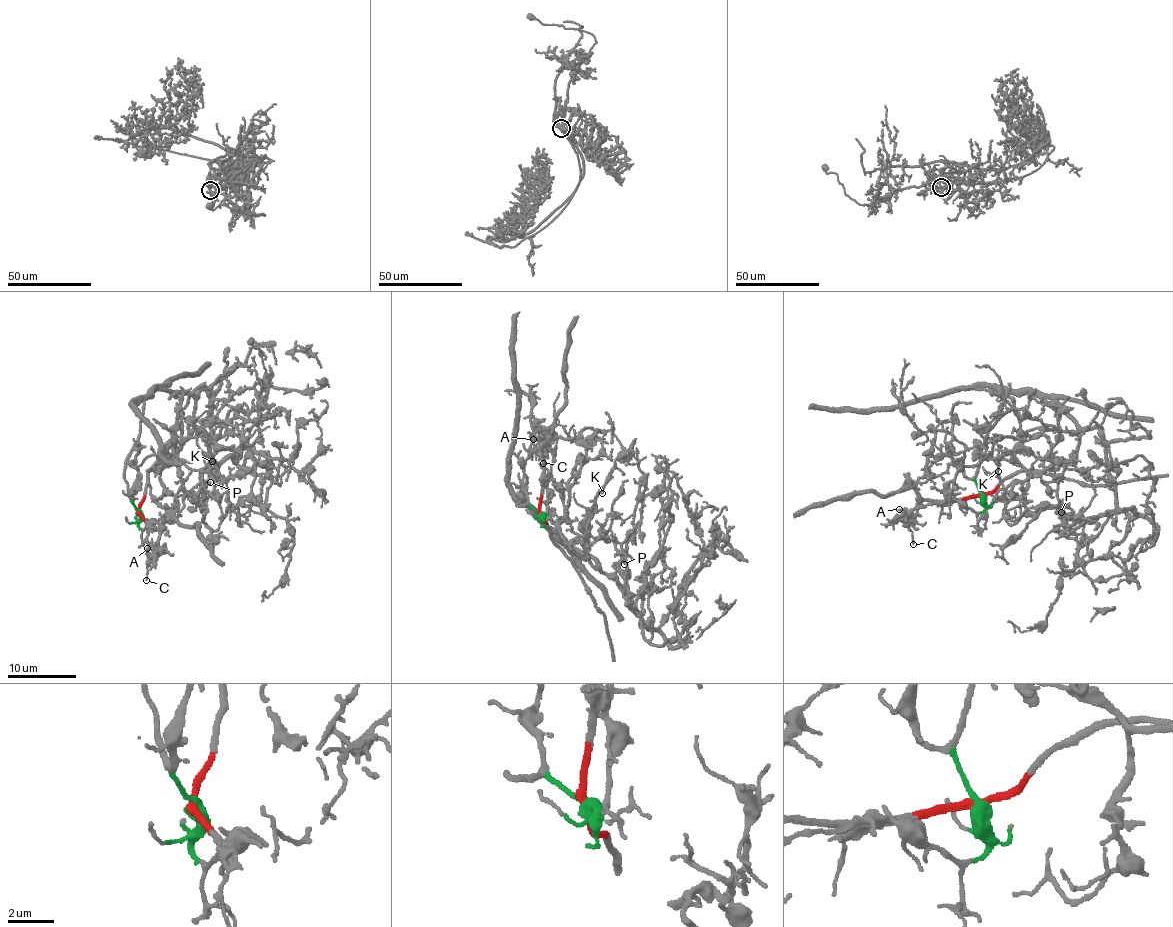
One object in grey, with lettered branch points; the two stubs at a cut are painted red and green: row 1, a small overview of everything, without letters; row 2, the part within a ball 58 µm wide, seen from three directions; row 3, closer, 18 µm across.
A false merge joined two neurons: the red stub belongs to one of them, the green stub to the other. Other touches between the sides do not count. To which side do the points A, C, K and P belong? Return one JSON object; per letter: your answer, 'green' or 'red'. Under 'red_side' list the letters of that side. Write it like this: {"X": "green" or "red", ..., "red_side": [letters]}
{"A": "red", "C": "red", "K": "green", "P": "green", "red_side": ["A", "C"]}

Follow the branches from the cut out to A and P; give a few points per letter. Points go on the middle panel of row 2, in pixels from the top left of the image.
A: (541, 515), (546, 447), (542, 444), (536, 449), (533, 438)
P: (541, 515), (516, 503), (525, 501), (587, 553), (636, 612), (620, 572), (621, 559), (624, 564)

